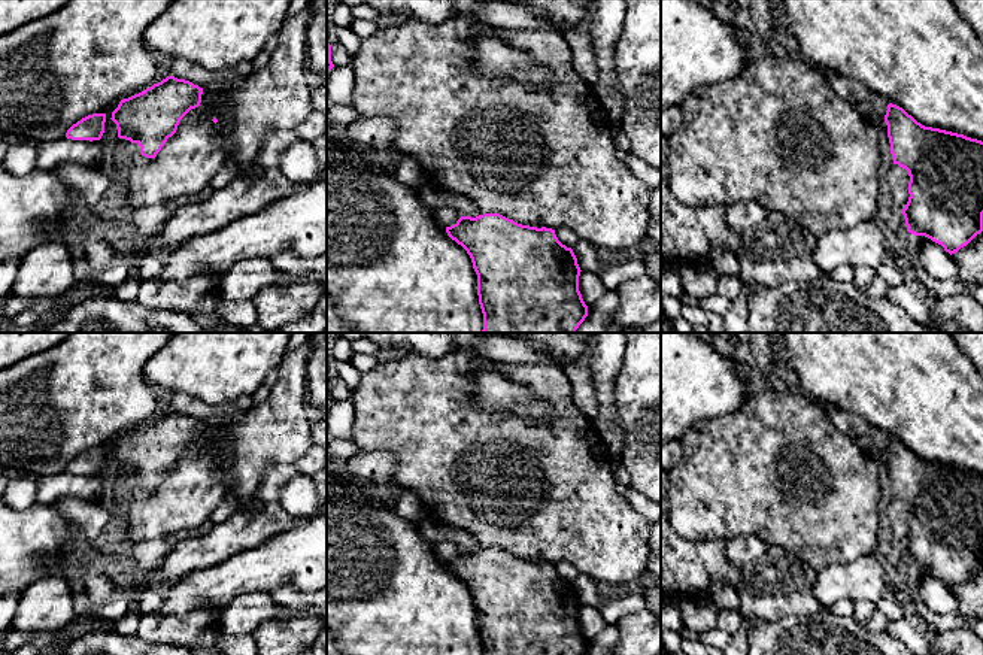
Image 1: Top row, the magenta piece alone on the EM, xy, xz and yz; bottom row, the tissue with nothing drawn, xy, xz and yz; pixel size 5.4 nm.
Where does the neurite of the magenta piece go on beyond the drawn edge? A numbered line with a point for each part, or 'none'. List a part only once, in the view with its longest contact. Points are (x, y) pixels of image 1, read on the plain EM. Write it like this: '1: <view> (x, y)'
none

